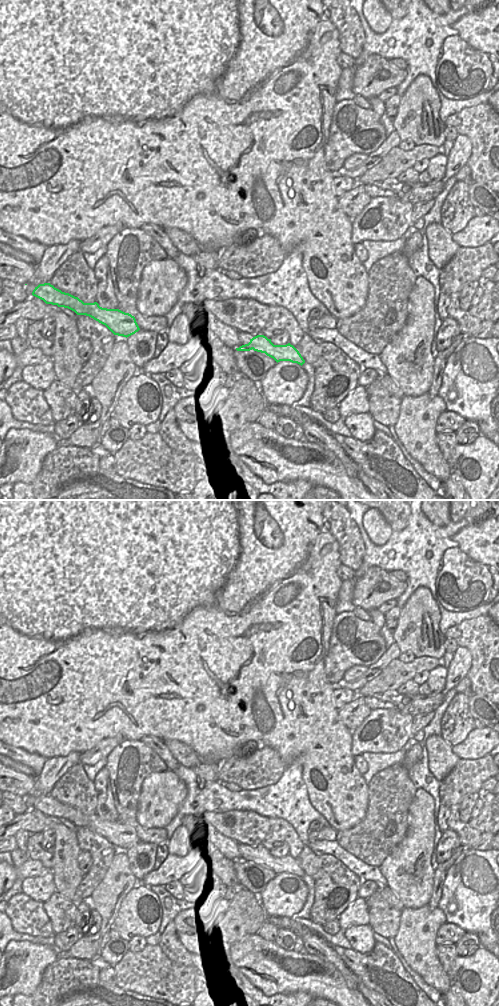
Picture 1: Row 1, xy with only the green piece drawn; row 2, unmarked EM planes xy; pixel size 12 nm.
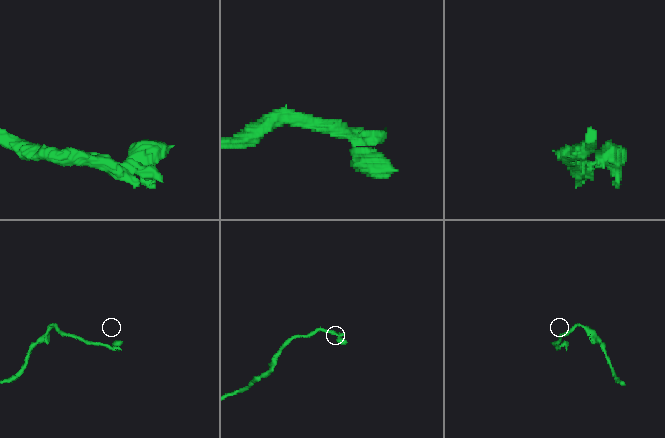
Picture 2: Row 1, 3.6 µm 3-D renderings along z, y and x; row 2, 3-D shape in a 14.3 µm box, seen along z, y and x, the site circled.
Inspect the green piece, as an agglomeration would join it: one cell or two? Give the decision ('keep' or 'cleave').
cleave

